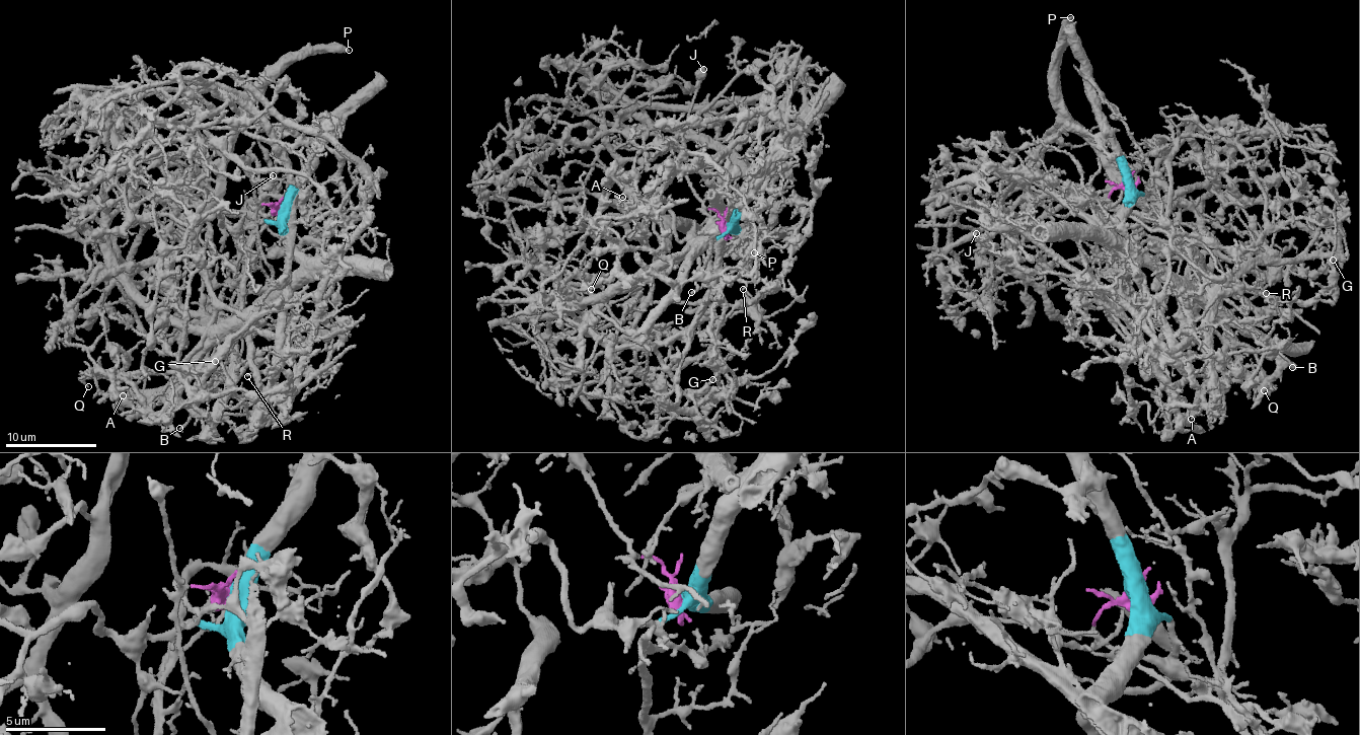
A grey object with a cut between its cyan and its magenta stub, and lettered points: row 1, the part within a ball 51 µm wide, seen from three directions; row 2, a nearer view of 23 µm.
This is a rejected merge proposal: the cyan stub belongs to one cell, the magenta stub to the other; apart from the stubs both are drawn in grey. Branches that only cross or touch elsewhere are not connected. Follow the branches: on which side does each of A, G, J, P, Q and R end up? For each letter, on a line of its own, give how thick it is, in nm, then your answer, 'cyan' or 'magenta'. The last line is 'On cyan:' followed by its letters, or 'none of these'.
A: 100 nm thick; cyan
G: 100 nm thick; cyan
J: 320 nm thick; magenta
P: 440 nm thick; magenta
Q: 220 nm thick; cyan
R: 120 nm thick; cyan
On cyan: A, G, Q, R

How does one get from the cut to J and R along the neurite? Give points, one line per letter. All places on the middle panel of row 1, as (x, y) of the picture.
J: (726, 226), (715, 211), (702, 205), (684, 165), (672, 149), (677, 136), (688, 124), (688, 114), (702, 69)
R: (726, 226), (709, 247), (713, 239), (720, 250), (721, 280), (729, 283), (738, 280), (746, 284), (742, 290)

